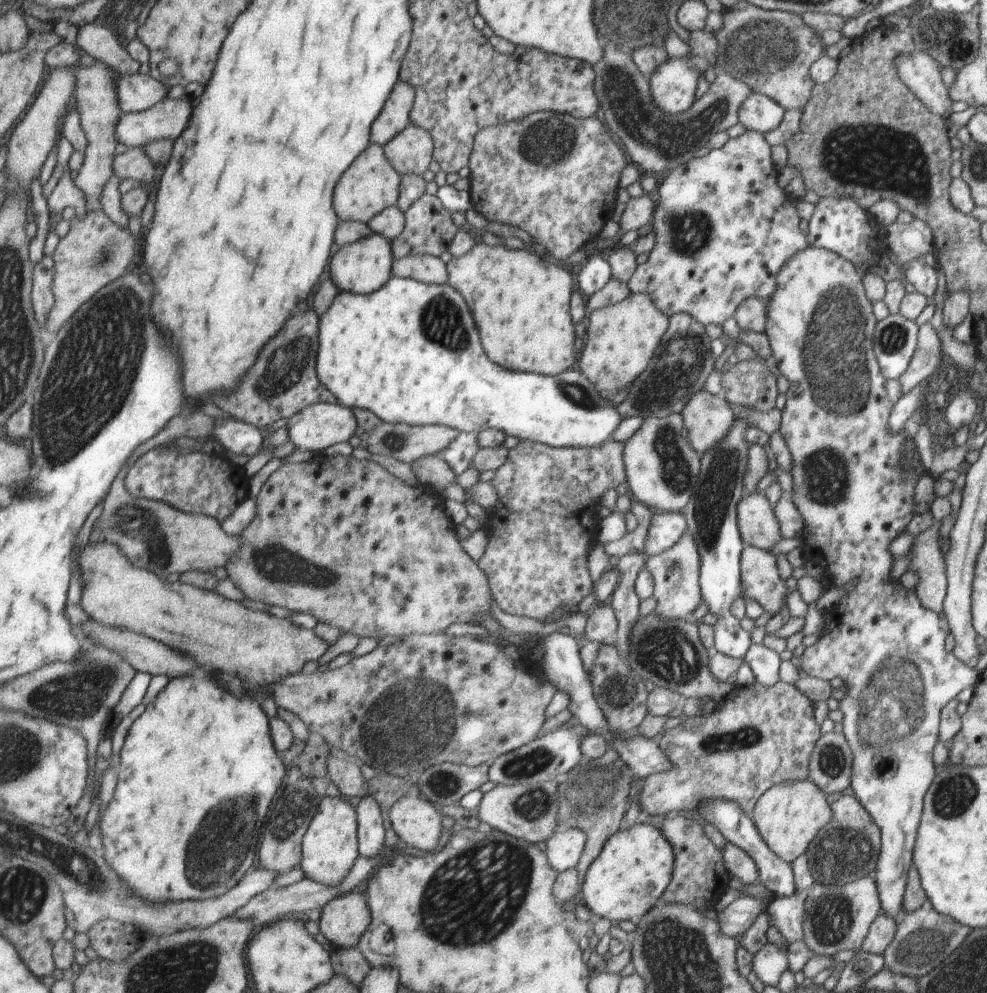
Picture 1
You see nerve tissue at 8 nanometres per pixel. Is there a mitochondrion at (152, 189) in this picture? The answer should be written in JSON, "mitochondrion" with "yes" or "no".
{"mitochondrion":"no"}

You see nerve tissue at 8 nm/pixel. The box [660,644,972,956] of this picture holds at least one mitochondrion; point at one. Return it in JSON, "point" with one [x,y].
{"point":[845,849]}

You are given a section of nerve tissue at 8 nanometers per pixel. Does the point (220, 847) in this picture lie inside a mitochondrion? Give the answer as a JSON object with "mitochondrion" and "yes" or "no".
{"mitochondrion":"yes"}

